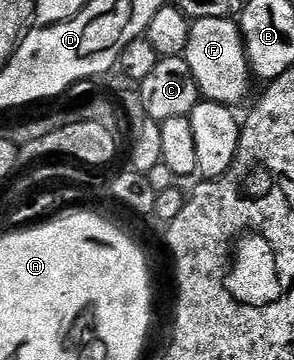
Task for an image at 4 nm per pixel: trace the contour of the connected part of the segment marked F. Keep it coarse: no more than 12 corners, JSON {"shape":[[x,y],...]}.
{"shape":[[195,20],[182,57],[209,103],[254,84],[239,22]]}

